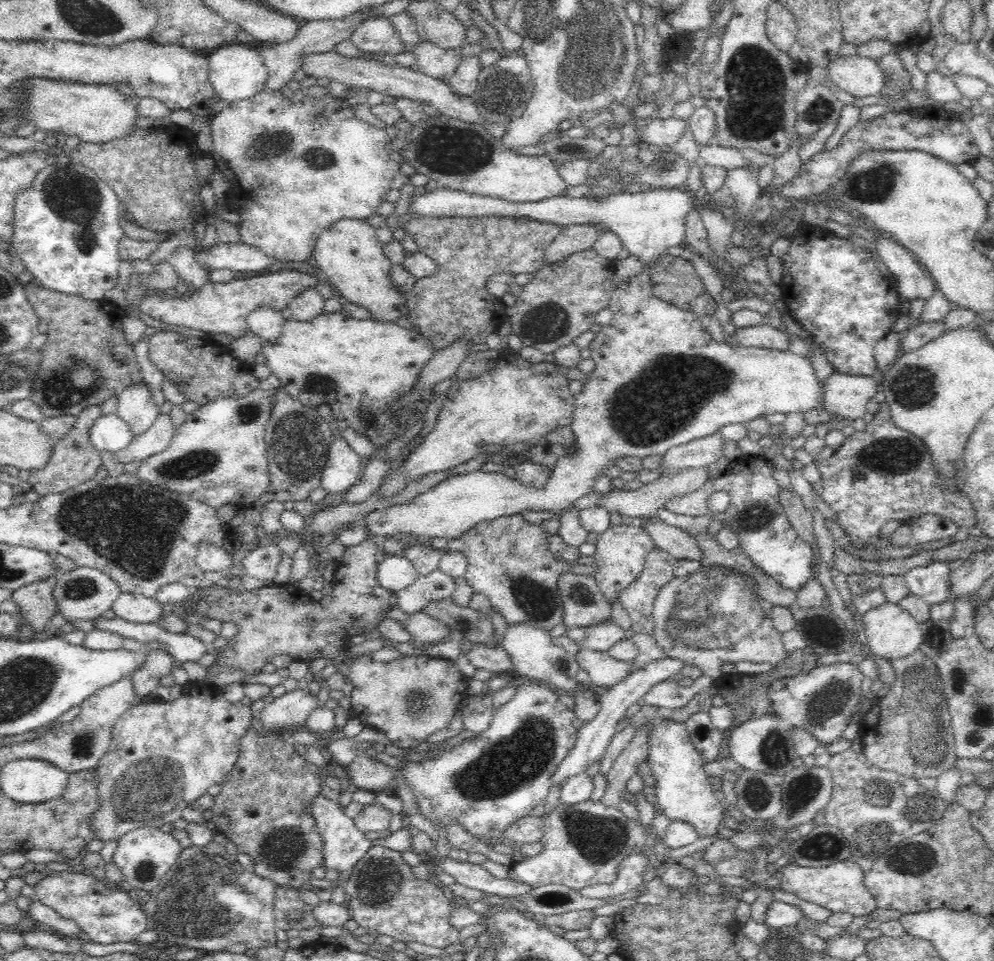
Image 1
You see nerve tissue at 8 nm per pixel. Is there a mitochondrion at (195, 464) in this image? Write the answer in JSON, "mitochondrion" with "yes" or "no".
{"mitochondrion":"yes"}

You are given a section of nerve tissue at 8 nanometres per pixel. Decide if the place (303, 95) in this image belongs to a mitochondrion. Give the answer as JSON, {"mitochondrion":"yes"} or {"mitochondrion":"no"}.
{"mitochondrion":"no"}

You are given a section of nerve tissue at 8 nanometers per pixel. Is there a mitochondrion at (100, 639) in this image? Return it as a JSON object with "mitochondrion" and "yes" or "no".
{"mitochondrion":"no"}

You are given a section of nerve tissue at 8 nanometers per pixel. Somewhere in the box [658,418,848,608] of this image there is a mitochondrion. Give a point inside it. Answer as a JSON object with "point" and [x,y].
{"point":[756,515]}

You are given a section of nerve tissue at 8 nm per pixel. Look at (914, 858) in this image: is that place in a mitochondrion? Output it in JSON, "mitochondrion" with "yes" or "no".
{"mitochondrion":"yes"}

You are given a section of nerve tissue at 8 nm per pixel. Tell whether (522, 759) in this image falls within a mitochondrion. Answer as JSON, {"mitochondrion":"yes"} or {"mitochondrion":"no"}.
{"mitochondrion":"yes"}

